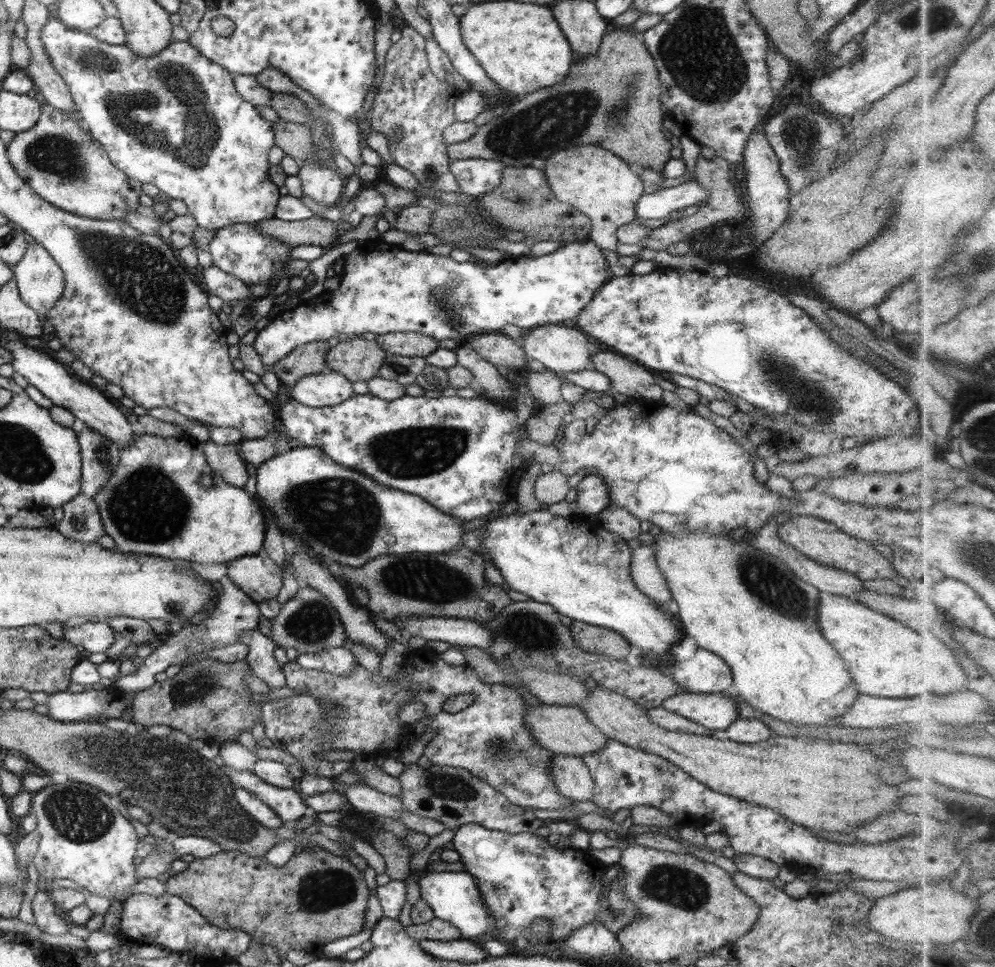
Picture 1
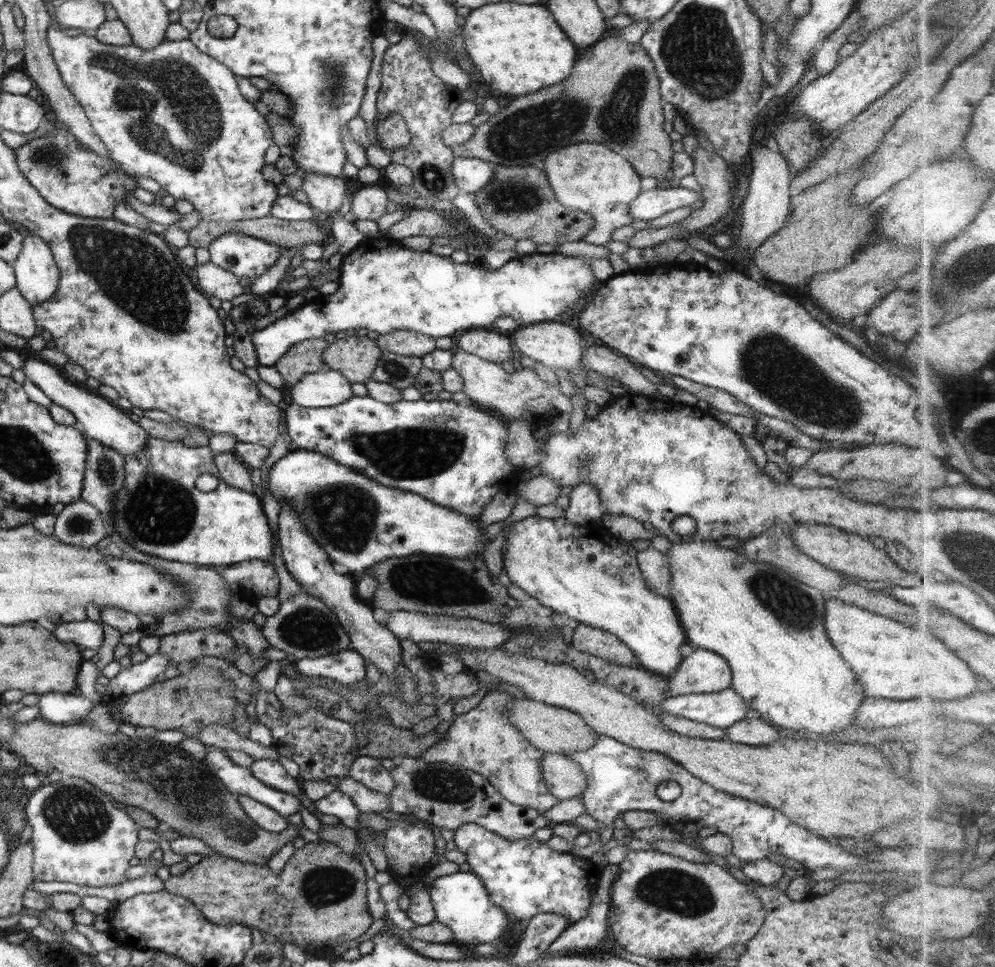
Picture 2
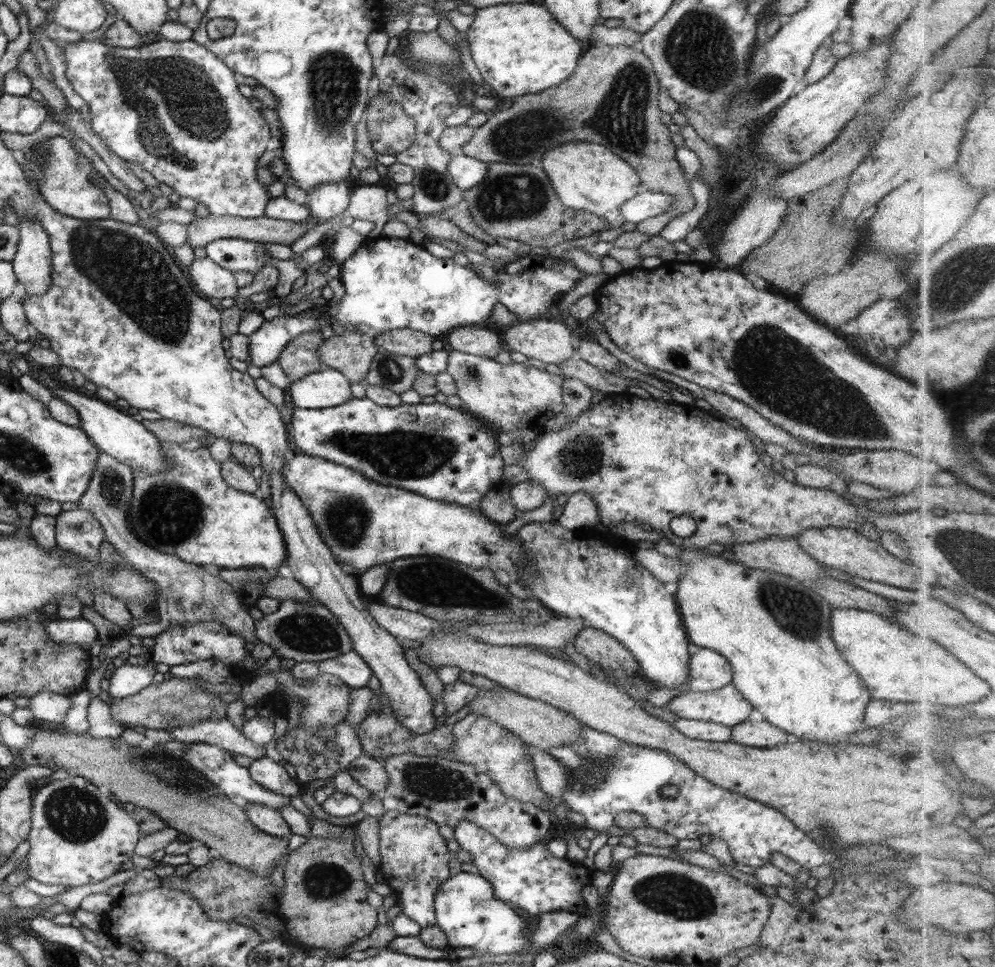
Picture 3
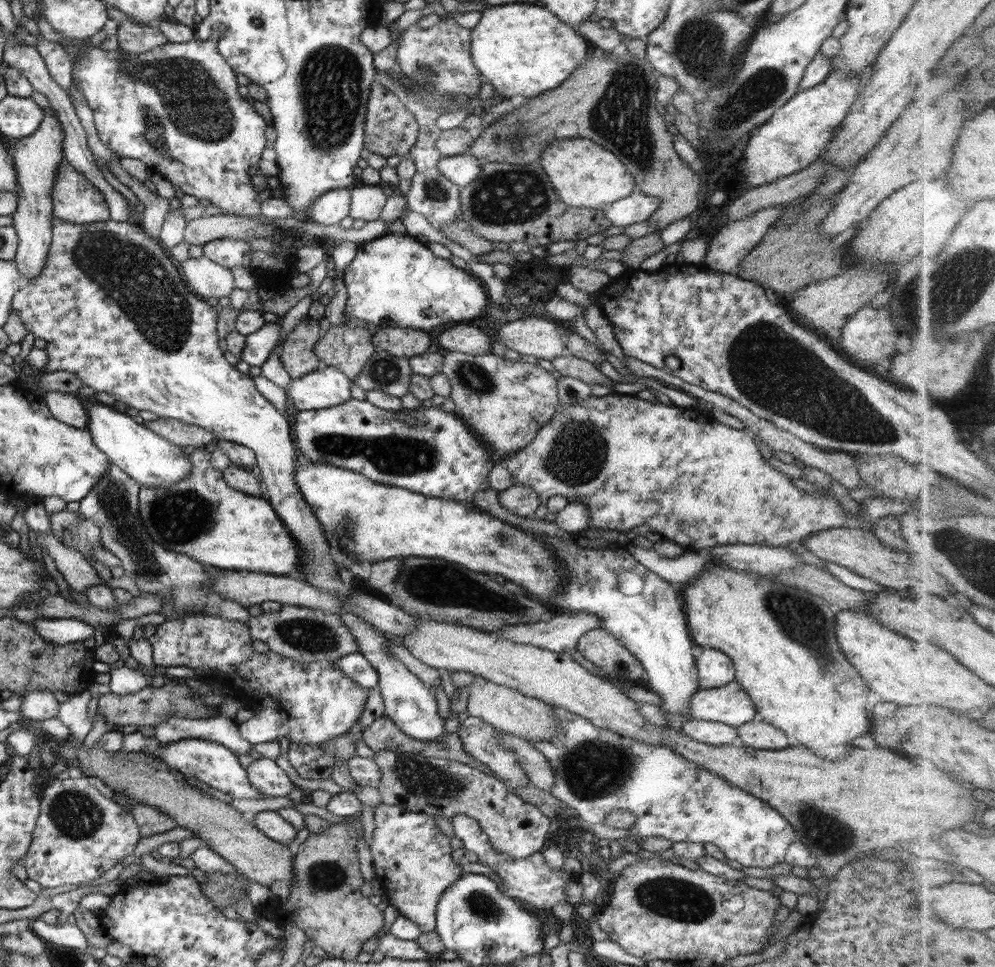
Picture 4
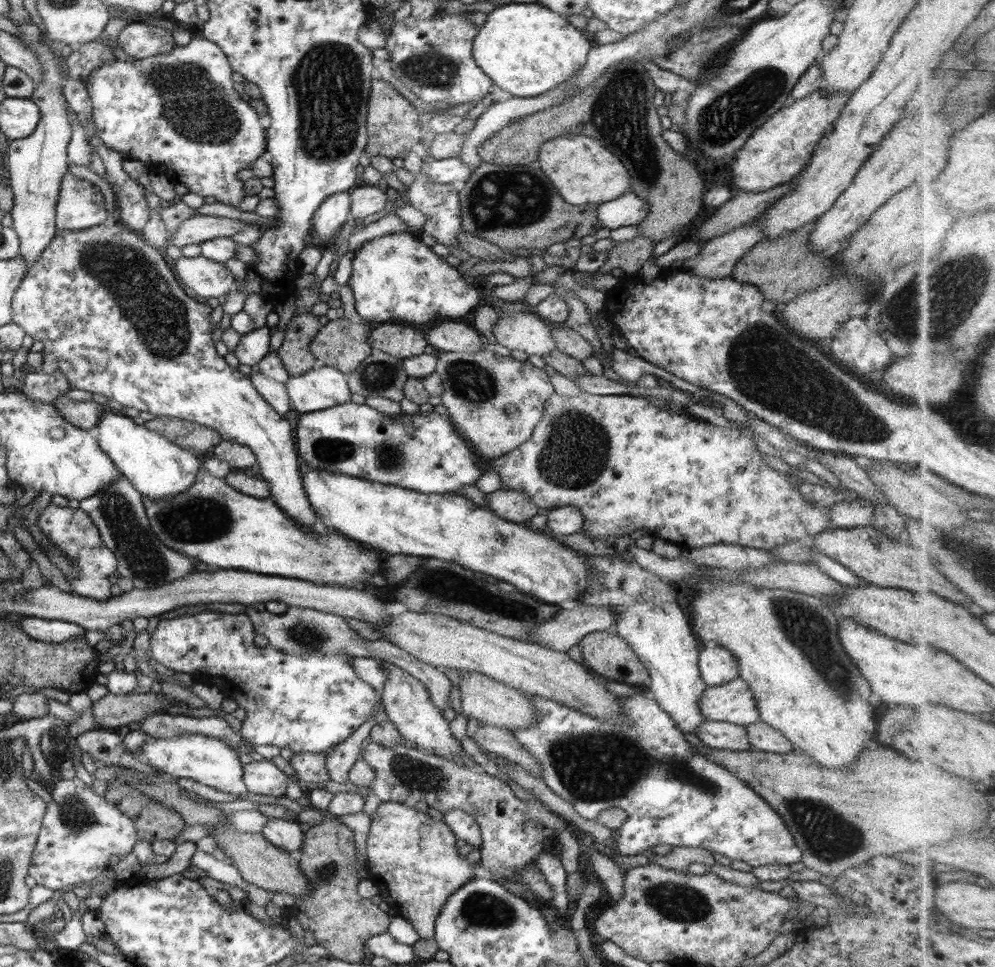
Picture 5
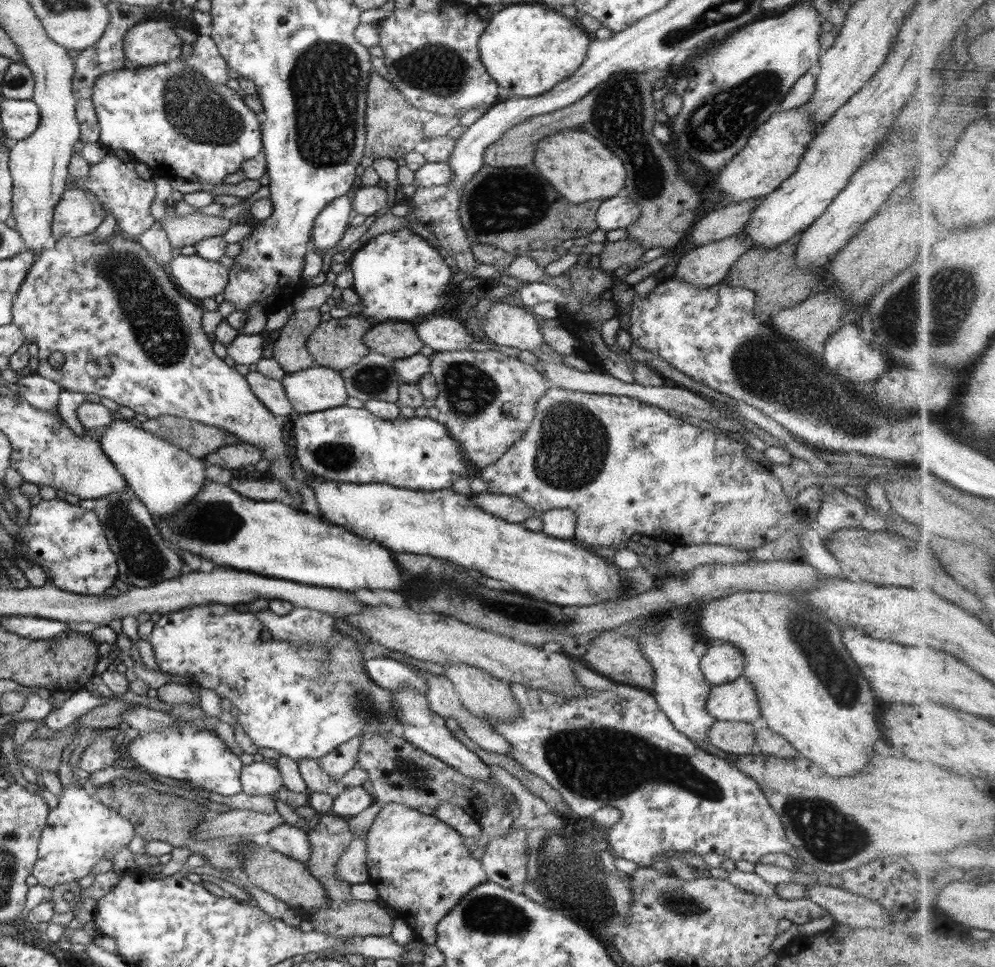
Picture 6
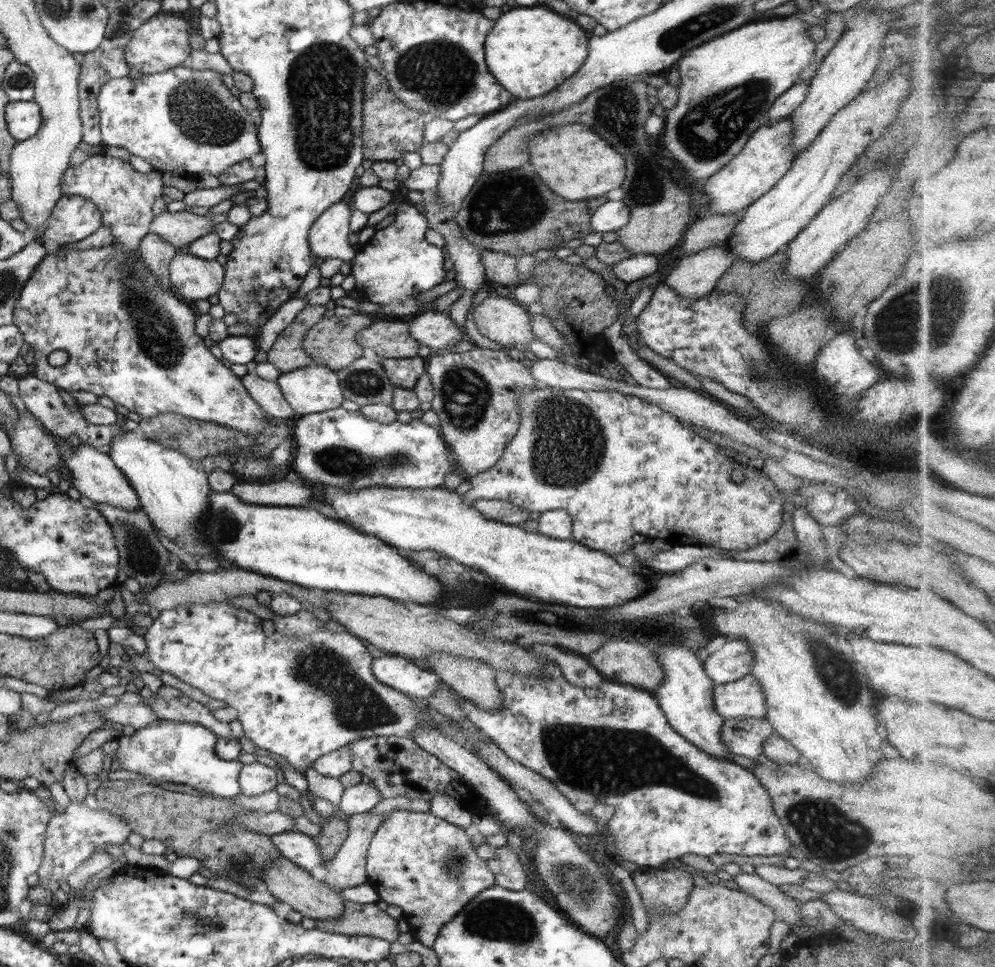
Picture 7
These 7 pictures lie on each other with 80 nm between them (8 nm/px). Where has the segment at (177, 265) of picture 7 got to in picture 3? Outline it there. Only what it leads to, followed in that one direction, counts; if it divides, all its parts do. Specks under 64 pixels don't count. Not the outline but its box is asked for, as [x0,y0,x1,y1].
[188,257,239,298]

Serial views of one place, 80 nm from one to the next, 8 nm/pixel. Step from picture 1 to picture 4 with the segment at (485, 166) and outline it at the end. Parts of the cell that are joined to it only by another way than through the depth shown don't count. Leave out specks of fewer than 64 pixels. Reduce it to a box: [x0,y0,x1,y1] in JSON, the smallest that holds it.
[438,154,482,187]

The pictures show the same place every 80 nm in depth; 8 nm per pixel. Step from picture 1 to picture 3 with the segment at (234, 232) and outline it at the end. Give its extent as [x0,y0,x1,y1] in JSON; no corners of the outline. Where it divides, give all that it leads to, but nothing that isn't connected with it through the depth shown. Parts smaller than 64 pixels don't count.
[205,237,271,275]

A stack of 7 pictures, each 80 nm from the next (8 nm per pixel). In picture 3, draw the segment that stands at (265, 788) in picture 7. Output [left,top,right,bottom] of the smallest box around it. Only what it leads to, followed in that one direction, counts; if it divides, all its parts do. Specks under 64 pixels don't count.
[247,756,305,797]

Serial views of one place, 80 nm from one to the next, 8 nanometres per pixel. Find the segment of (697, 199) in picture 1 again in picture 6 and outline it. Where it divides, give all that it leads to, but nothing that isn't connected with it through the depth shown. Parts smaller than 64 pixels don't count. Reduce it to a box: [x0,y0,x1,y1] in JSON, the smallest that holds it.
[595,196,641,232]

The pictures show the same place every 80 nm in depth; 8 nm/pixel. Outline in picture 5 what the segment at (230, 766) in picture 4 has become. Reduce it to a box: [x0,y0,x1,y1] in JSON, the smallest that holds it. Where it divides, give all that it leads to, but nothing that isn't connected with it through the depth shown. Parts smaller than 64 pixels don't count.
[135,733,249,796]

